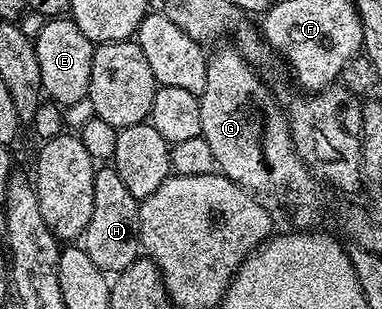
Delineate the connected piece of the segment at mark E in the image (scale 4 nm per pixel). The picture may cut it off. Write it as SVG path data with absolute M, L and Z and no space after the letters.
M68 16L47 19L34 41L34 48L40 64L43 91L53 103L67 108L87 99L90 93L95 45L90 39L85 38L74 20Z

